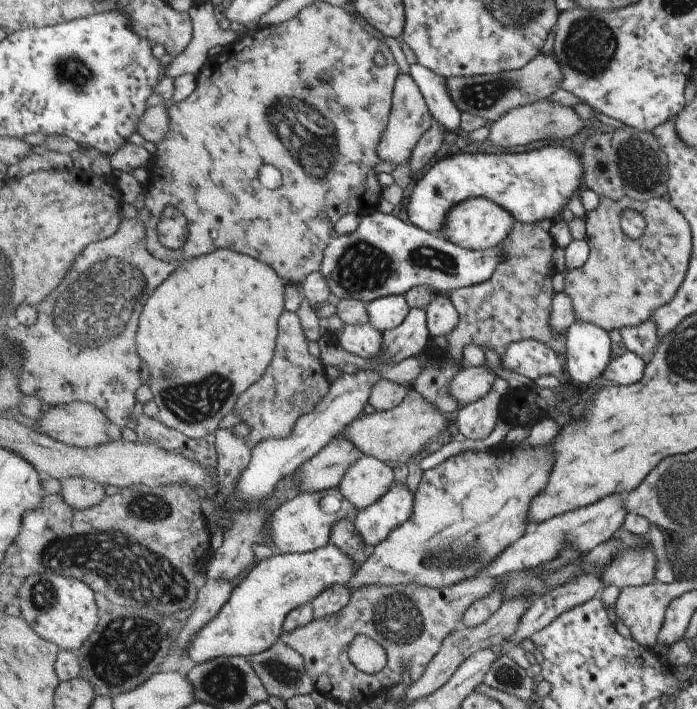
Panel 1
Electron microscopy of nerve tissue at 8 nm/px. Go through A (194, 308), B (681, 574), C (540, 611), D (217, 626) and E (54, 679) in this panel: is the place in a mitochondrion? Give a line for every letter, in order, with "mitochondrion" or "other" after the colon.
A: other
B: other
C: other
D: other
E: other

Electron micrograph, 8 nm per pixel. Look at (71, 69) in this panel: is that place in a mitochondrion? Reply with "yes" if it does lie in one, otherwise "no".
yes

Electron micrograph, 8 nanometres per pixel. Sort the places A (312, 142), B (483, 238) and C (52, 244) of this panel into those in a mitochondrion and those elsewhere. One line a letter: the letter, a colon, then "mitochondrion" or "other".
A: mitochondrion
B: other
C: mitochondrion

